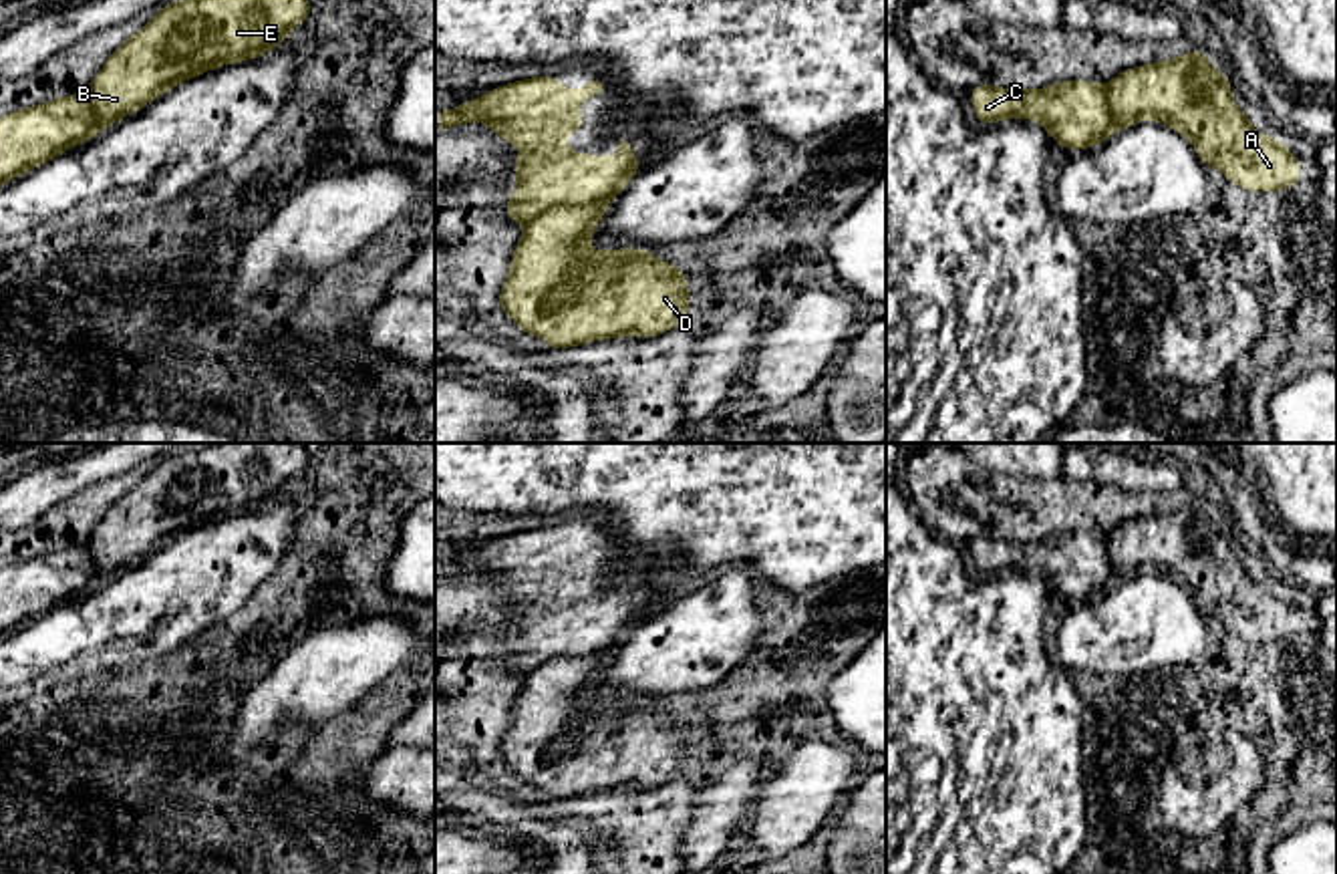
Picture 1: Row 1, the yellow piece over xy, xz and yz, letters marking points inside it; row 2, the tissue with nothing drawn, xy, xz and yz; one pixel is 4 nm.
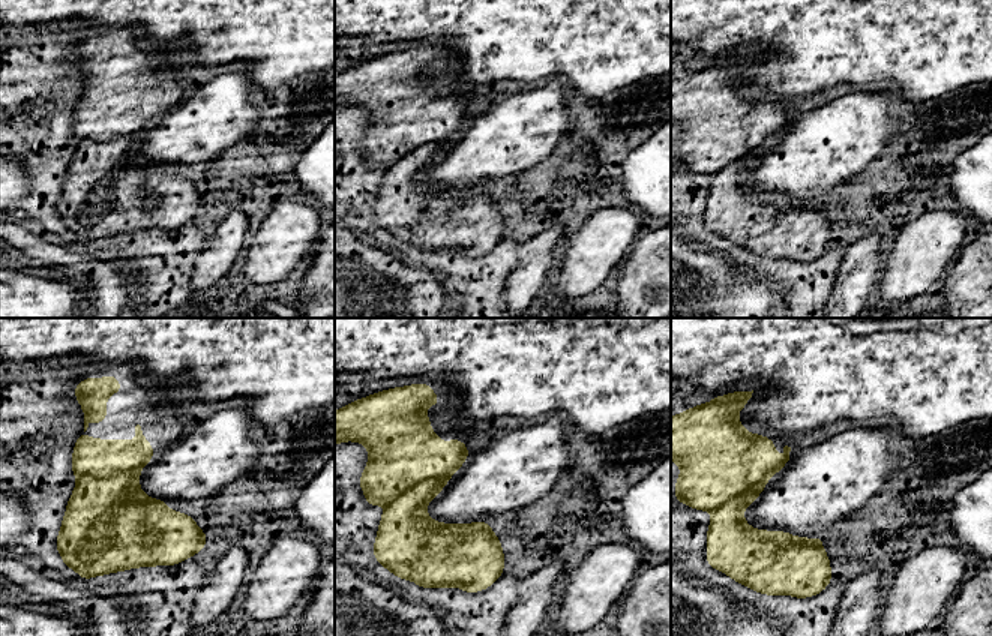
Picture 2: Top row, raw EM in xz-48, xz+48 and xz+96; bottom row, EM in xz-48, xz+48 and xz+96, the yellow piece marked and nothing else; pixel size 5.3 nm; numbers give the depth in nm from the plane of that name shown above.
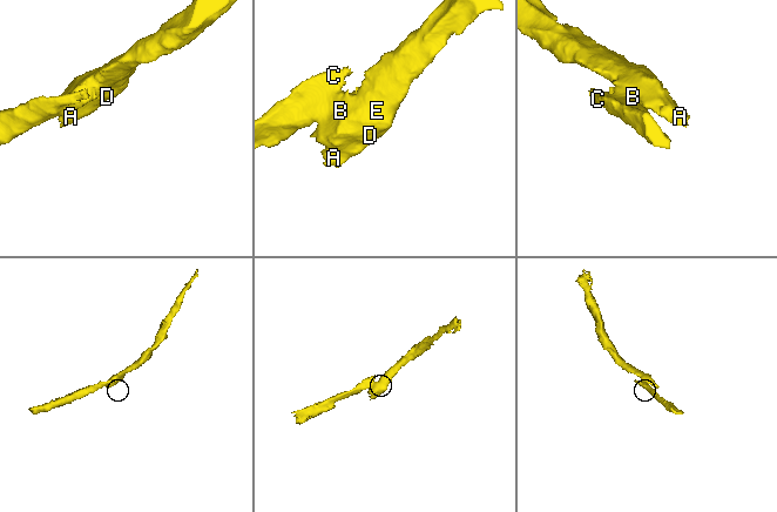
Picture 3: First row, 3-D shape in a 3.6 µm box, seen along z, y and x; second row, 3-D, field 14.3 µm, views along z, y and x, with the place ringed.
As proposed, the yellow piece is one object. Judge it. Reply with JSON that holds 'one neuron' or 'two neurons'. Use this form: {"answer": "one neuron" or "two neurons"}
{"answer": "two neurons"}

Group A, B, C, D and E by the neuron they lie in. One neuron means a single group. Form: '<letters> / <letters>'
A B D E / C

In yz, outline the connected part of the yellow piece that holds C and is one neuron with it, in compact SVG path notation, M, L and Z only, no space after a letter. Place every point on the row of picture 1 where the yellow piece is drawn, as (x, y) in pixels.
M1063 81L1041 91L979 85L971 91L971 103L985 125L1007 117L1035 119L1067 151L1097 145L1116 131L1101 87L1085 81Z

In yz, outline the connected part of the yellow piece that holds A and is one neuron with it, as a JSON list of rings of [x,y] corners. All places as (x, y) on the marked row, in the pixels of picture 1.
[[[1194,48],[1190,54],[1144,64],[1120,72],[1101,87],[1111,109],[1116,129],[1132,127],[1144,117],[1168,123],[1188,137],[1204,167],[1212,165],[1222,175],[1248,191],[1283,191],[1299,183],[1299,163],[1289,145],[1260,135],[1230,99],[1230,79],[1208,66],[1206,54]]]

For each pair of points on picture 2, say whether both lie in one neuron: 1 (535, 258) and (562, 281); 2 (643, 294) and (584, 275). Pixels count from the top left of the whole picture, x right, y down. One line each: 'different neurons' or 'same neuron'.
1: different neurons
2: different neurons

